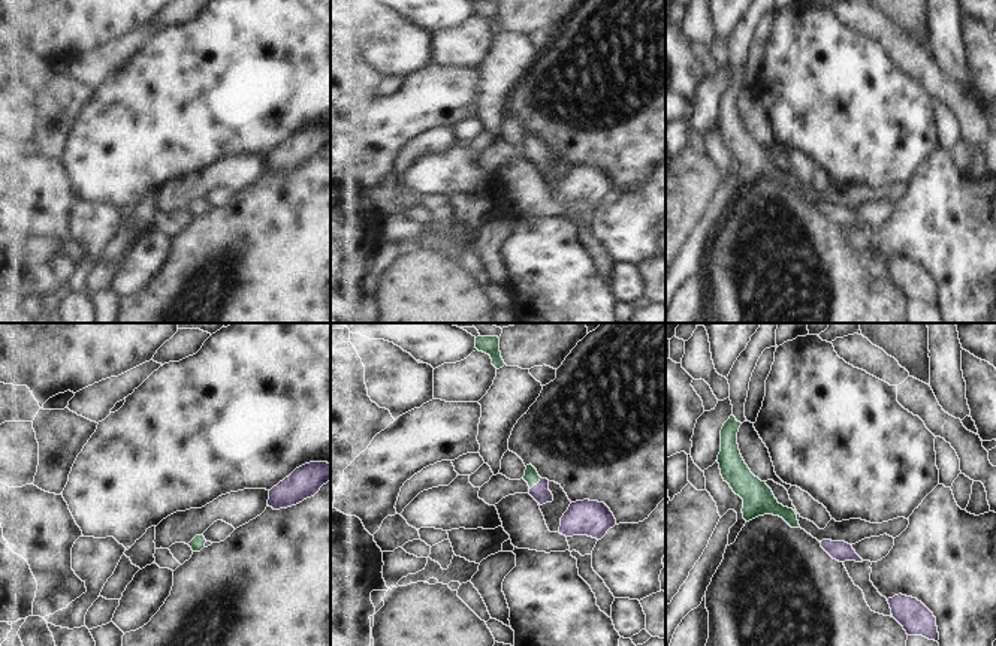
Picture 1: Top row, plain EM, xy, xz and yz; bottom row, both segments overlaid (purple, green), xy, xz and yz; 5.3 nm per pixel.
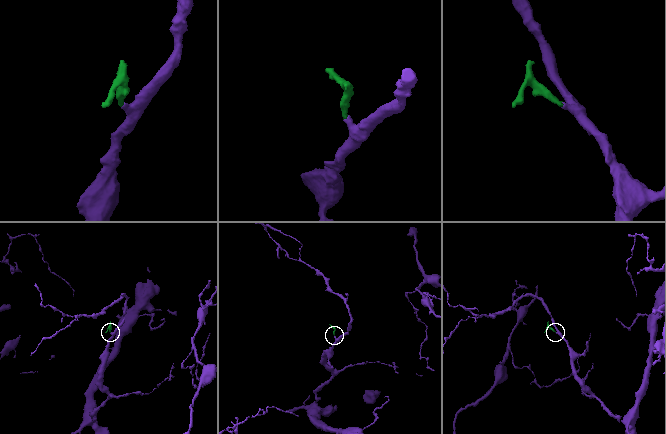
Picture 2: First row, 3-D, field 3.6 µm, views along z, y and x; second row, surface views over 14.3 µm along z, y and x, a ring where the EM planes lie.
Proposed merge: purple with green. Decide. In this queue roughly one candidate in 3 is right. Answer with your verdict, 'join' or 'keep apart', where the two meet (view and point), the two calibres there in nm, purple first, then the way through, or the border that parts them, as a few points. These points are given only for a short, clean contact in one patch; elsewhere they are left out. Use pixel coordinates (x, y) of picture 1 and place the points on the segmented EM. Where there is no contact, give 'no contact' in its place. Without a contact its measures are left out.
join; meets purple in xz at (537, 483); 100 nm thick on the purple side, 80 nm on the other; runs through xz (540, 492), (537, 483), (531, 476)

